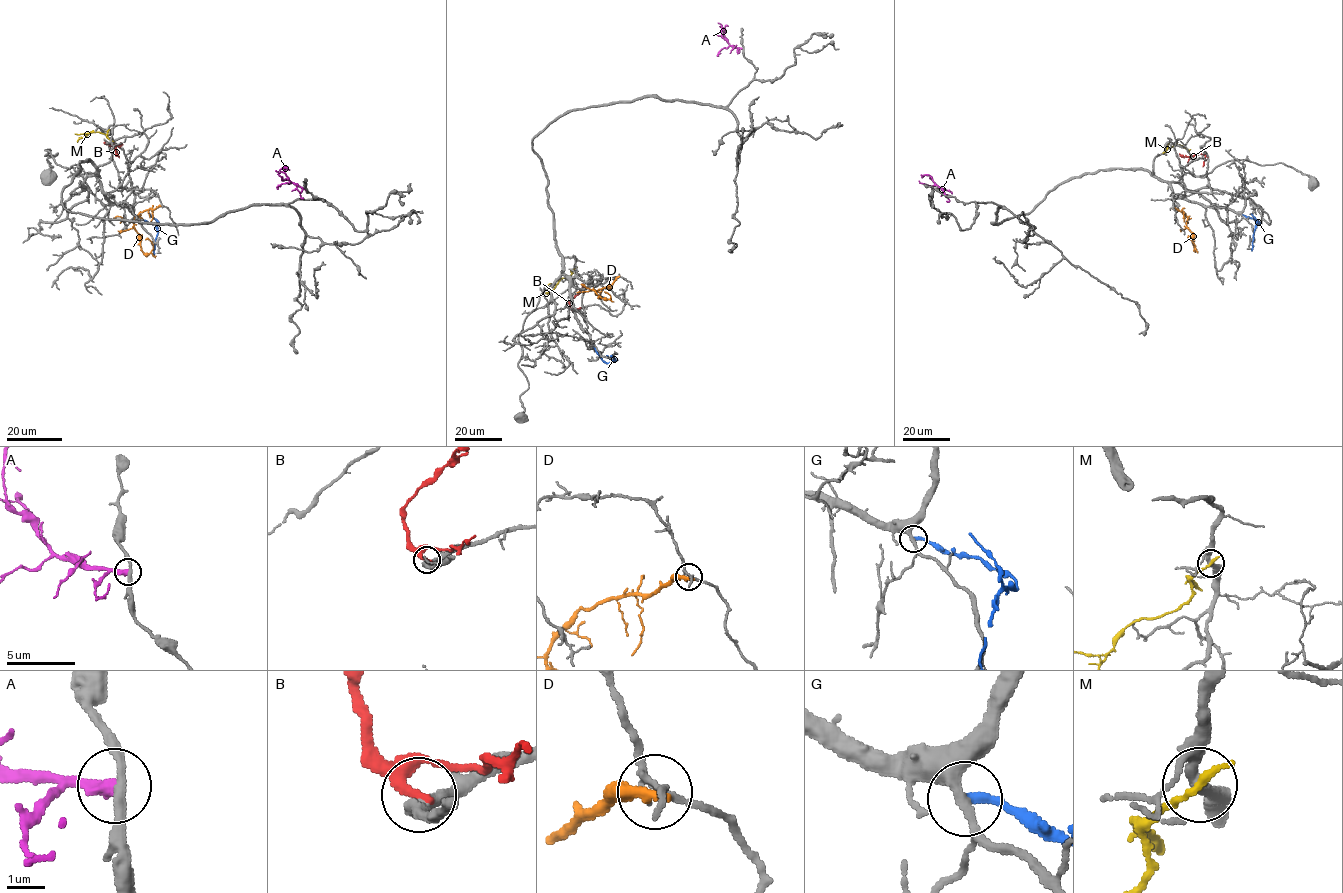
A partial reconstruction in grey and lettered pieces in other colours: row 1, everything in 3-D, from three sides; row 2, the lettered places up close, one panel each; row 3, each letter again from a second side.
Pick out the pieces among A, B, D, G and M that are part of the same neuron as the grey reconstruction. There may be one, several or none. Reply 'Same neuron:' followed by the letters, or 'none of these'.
Same neuron: D

